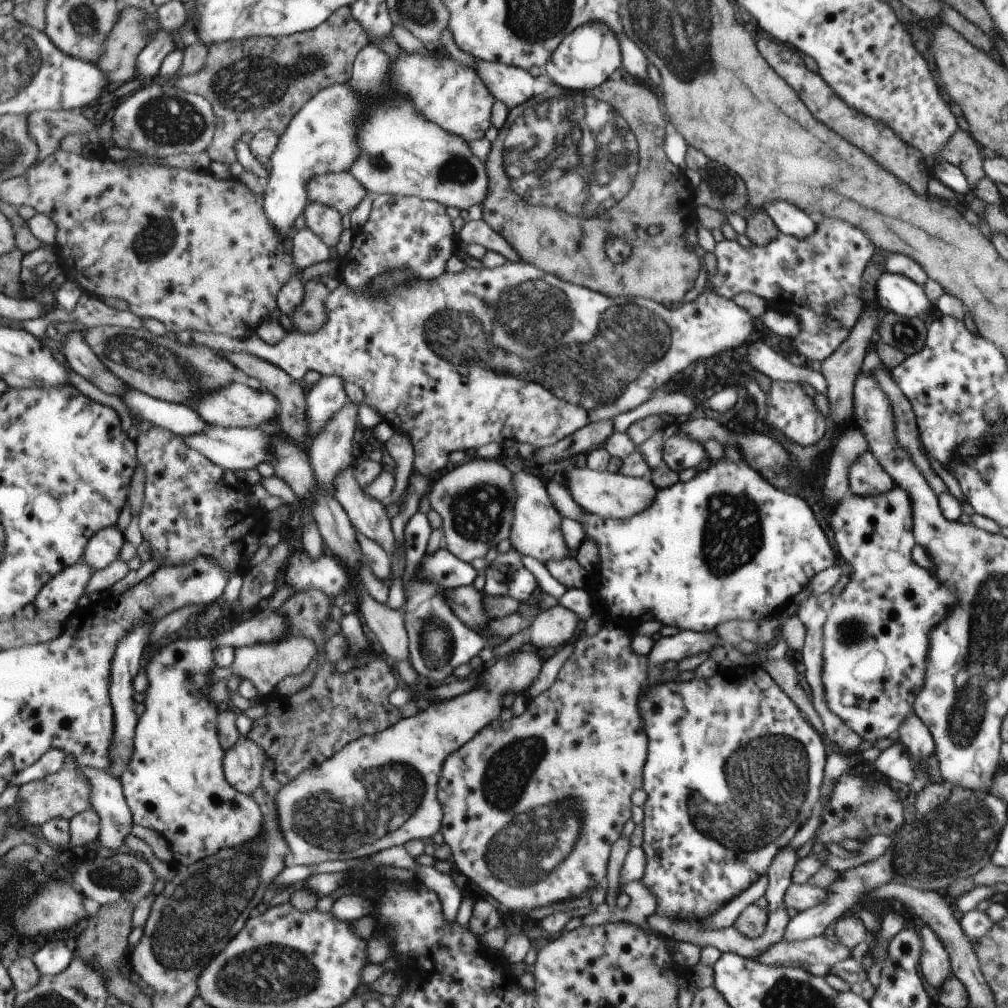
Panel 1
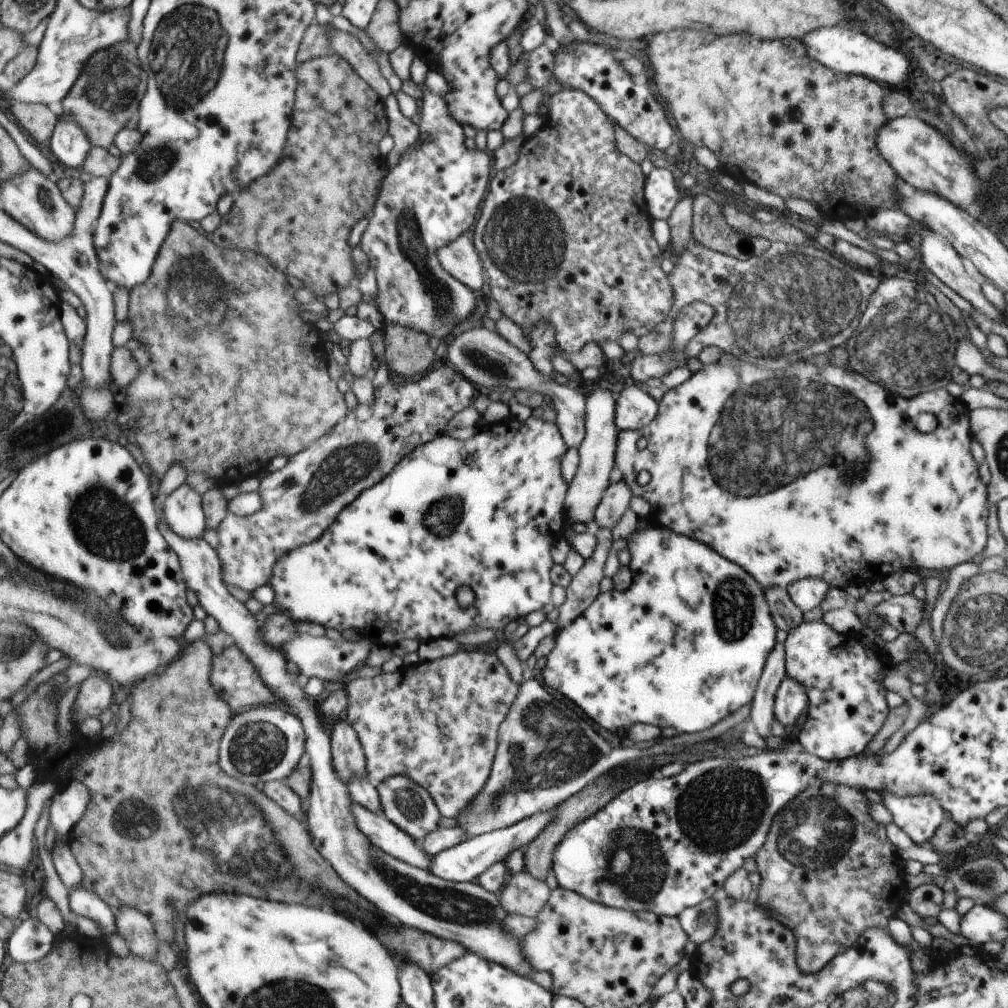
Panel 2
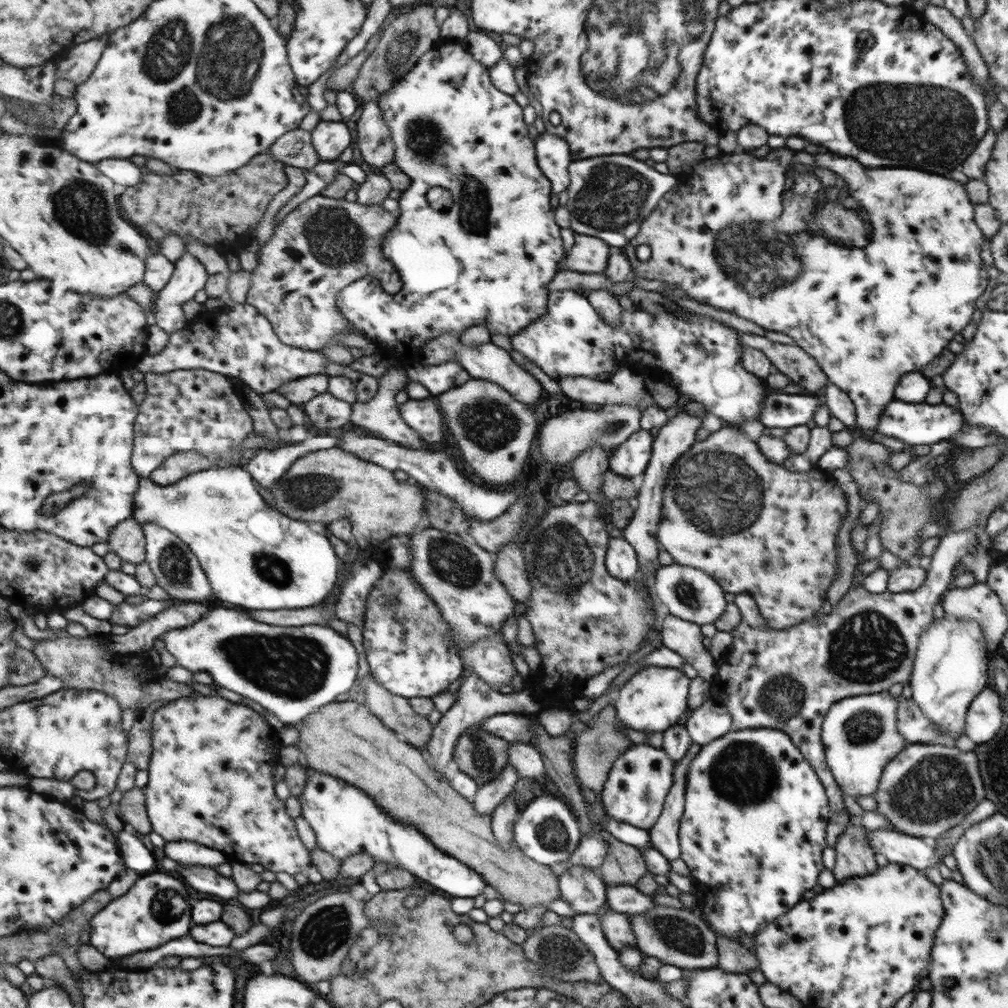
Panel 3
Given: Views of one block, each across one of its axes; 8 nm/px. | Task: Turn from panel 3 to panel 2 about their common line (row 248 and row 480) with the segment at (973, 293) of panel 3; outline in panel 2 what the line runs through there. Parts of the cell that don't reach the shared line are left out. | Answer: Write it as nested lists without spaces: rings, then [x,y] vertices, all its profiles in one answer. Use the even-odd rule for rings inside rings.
[[[719,361],[719,362],[717,362],[717,363],[712,363],[712,364],[709,364],[709,365],[704,365],[704,366],[703,366],[703,367],[702,367],[702,369],[701,369],[701,370],[700,370],[700,371],[698,371],[698,372],[697,372],[697,373],[694,373],[694,374],[692,374],[692,375],[691,375],[691,377],[690,377],[690,378],[689,378],[689,379],[686,379],[686,380],[685,380],[685,381],[684,381],[684,382],[683,382],[683,383],[682,383],[682,384],[681,384],[681,385],[680,385],[680,386],[677,386],[677,387],[676,387],[676,388],[673,388],[673,389],[668,389],[668,391],[667,391],[667,392],[665,392],[665,393],[664,393],[664,396],[663,396],[663,397],[662,397],[662,400],[661,400],[661,409],[660,409],[660,410],[659,410],[659,414],[658,414],[658,415],[657,415],[657,417],[656,417],[656,418],[655,418],[655,420],[654,420],[654,421],[652,421],[652,422],[651,422],[651,424],[650,424],[650,425],[648,425],[648,426],[645,426],[645,427],[644,427],[644,428],[641,428],[641,429],[636,429],[636,430],[627,430],[627,431],[619,431],[619,433],[618,433],[618,436],[617,436],[617,447],[616,447],[616,450],[615,450],[615,451],[616,451],[616,454],[615,454],[615,465],[616,465],[616,468],[618,468],[618,470],[620,470],[620,472],[622,472],[622,476],[623,476],[623,477],[622,477],[622,480],[624,480],[624,481],[625,481],[625,482],[626,482],[626,484],[627,484],[627,485],[628,485],[628,486],[629,486],[629,489],[630,489],[630,490],[631,490],[631,493],[632,493],[632,494],[633,494],[633,495],[634,495],[634,496],[641,496],[641,497],[643,497],[643,498],[644,498],[644,499],[645,499],[645,500],[647,500],[647,501],[649,501],[649,503],[650,503],[650,506],[651,506],[651,510],[650,510],[650,513],[649,513],[649,514],[650,514],[650,520],[651,520],[651,521],[652,521],[652,522],[653,522],[653,524],[654,524],[654,525],[657,525],[657,526],[660,526],[660,527],[664,527],[664,528],[669,528],[669,529],[670,529],[670,530],[673,530],[673,531],[674,531],[674,532],[675,532],[675,533],[676,533],[676,534],[681,534],[681,535],[688,535],[688,536],[689,536],[689,537],[690,537],[690,538],[695,538],[695,539],[698,539],[698,540],[699,540],[699,541],[700,541],[700,542],[703,542],[703,543],[706,543],[706,544],[707,544],[707,545],[708,545],[708,546],[709,546],[709,547],[712,547],[712,548],[713,548],[713,549],[714,549],[714,550],[716,550],[716,552],[717,552],[717,553],[720,553],[720,554],[721,554],[721,555],[722,555],[722,556],[723,556],[723,557],[724,557],[724,558],[727,558],[727,559],[728,559],[728,560],[729,560],[729,561],[732,561],[732,562],[735,562],[735,563],[738,563],[738,564],[739,564],[739,565],[740,565],[740,566],[741,566],[741,567],[744,567],[744,568],[745,568],[745,569],[746,569],[746,570],[748,570],[748,572],[749,572],[749,573],[750,573],[750,574],[752,574],[752,576],[753,576],[753,577],[754,577],[754,578],[756,578],[756,580],[757,580],[757,581],[758,581],[758,582],[760,582],[760,586],[763,586],[763,587],[764,587],[764,588],[765,588],[765,589],[767,589],[767,588],[768,588],[768,587],[773,587],[773,586],[777,586],[777,587],[782,587],[782,588],[786,588],[786,587],[787,587],[787,586],[788,586],[788,585],[792,585],[792,584],[793,584],[793,583],[795,583],[795,582],[796,582],[796,581],[799,581],[799,580],[800,580],[800,579],[807,579],[807,578],[808,578],[808,577],[810,577],[810,578],[817,578],[817,579],[820,579],[820,580],[823,580],[823,581],[824,581],[824,582],[825,582],[825,583],[826,583],[826,584],[827,584],[827,585],[828,585],[828,586],[829,586],[829,587],[836,587],[836,588],[841,588],[841,589],[844,589],[844,588],[845,588],[845,587],[846,587],[846,586],[848,586],[848,585],[849,585],[849,584],[865,584],[865,585],[866,585],[866,583],[867,583],[867,582],[868,582],[868,581],[871,581],[871,582],[874,582],[874,581],[876,581],[876,580],[880,580],[880,581],[881,581],[881,582],[882,582],[882,581],[883,581],[883,580],[884,580],[884,579],[885,579],[885,578],[886,578],[886,577],[887,577],[887,576],[890,576],[890,575],[891,575],[891,574],[894,574],[894,573],[895,573],[895,572],[898,572],[898,571],[917,571],[917,572],[918,572],[918,570],[919,570],[919,569],[920,569],[920,570],[921,570],[921,569],[924,569],[924,568],[932,568],[932,570],[938,570],[938,572],[944,572],[944,573],[945,573],[945,575],[946,575],[946,574],[947,574],[947,573],[948,573],[948,572],[949,572],[949,570],[950,570],[950,569],[951,569],[951,568],[954,568],[954,566],[958,566],[958,564],[962,564],[962,562],[968,562],[968,561],[974,561],[974,556],[976,556],[976,554],[980,554],[980,552],[982,552],[982,550],[984,550],[984,546],[986,546],[986,520],[988,520],[988,499],[989,499],[989,496],[986,496],[986,485],[985,485],[985,484],[984,484],[984,483],[983,483],[983,480],[980,480],[980,477],[981,477],[981,476],[980,476],[980,474],[978,474],[978,464],[976,464],[976,462],[974,462],[974,458],[972,458],[972,450],[970,450],[970,442],[972,442],[972,438],[970,438],[970,429],[971,429],[971,424],[968,424],[968,406],[967,406],[967,404],[964,404],[964,402],[962,402],[962,400],[958,400],[958,397],[956,397],[956,398],[954,398],[954,396],[950,396],[950,394],[948,394],[948,392],[946,392],[946,388],[941,388],[941,389],[936,389],[936,390],[933,390],[933,391],[928,391],[928,392],[925,392],[925,393],[920,393],[920,394],[919,394],[919,395],[916,395],[916,396],[915,396],[915,397],[910,397],[910,398],[906,398],[906,397],[903,397],[903,396],[902,396],[902,395],[897,395],[897,394],[896,394],[896,393],[892,393],[892,392],[890,392],[890,391],[889,391],[889,390],[888,390],[888,389],[887,389],[887,388],[886,388],[886,387],[885,387],[885,386],[882,386],[882,385],[881,385],[881,384],[880,384],[880,383],[875,383],[875,382],[872,382],[872,381],[869,381],[869,380],[868,380],[868,379],[867,379],[867,378],[866,378],[866,377],[865,377],[865,376],[864,376],[864,375],[863,375],[863,374],[860,374],[860,373],[859,373],[859,372],[856,372],[856,371],[854,371],[854,370],[852,370],[852,369],[850,369],[850,368],[846,368],[846,369],[845,369],[845,368],[844,368],[844,367],[842,367],[842,368],[838,368],[838,366],[824,366],[824,368],[822,368],[822,370],[820,370],[820,374],[819,374],[819,369],[818,369],[818,368],[817,368],[817,367],[816,367],[816,366],[815,366],[815,365],[813,365],[813,364],[806,364],[806,363],[805,363],[805,362],[804,362],[804,366],[803,366],[803,365],[800,365],[800,367],[799,367],[799,368],[795,368],[795,367],[792,367],[792,366],[791,366],[791,364],[790,364],[790,366],[788,366],[788,368],[787,368],[787,370],[786,370],[786,371],[785,371],[785,374],[784,374],[784,372],[772,372],[772,370],[768,370],[768,368],[760,368],[760,365],[759,365],[759,364],[756,364],[756,365],[755,365],[755,366],[748,366],[748,364],[747,364],[747,365],[746,365],[746,366],[738,366],[738,365],[737,365],[737,364],[734,364],[734,363],[732,363],[732,361],[724,361],[724,362],[720,362],[720,361]],[[922,412],[931,412],[931,413],[932,413],[932,414],[935,414],[935,415],[936,415],[936,418],[937,418],[937,421],[938,421],[938,426],[937,426],[937,428],[936,428],[936,429],[935,429],[935,430],[934,430],[934,431],[932,431],[932,432],[930,432],[930,434],[922,434],[922,432],[918,432],[918,429],[916,429],[916,422],[915,422],[915,421],[916,421],[916,420],[917,420],[917,415],[918,415],[918,414],[922,414]],[[858,429],[866,429],[866,430],[867,430],[867,431],[866,431],[866,432],[862,432],[862,433],[866,433],[866,434],[867,434],[867,433],[868,433],[868,438],[866,438],[866,446],[868,446],[868,455],[867,455],[867,453],[866,453],[866,452],[867,452],[867,451],[866,451],[866,450],[867,450],[867,449],[866,449],[866,447],[865,447],[865,440],[864,440],[864,434],[861,434],[861,433],[856,433],[856,432],[858,432]],[[640,438],[646,438],[646,440],[648,440],[648,445],[647,445],[647,446],[646,446],[646,448],[644,448],[644,450],[639,450],[639,449],[638,449],[638,440],[640,440]],[[849,450],[863,450],[863,452],[862,452],[862,453],[861,453],[861,455],[860,455],[860,456],[858,456],[858,457],[857,457],[857,458],[856,458],[856,456],[853,456],[853,455],[854,455],[854,454],[853,454],[853,453],[850,453],[850,454],[844,454],[844,452],[851,452],[851,451],[849,451]],[[840,456],[842,456],[842,457],[843,457],[843,458],[844,458],[844,459],[845,459],[845,462],[846,462],[846,463],[847,463],[847,464],[848,464],[848,465],[850,465],[850,467],[851,467],[851,468],[852,468],[852,469],[854,469],[854,470],[856,470],[856,471],[861,471],[861,470],[862,470],[862,469],[863,469],[863,468],[864,468],[864,467],[865,467],[865,466],[866,466],[866,465],[867,465],[867,463],[868,463],[868,462],[870,462],[870,464],[868,464],[868,470],[864,470],[864,474],[862,474],[862,476],[864,476],[864,482],[862,482],[862,480],[860,480],[860,476],[854,476],[854,478],[848,478],[848,476],[846,476],[846,468],[844,468],[844,466],[842,466],[842,464],[836,464],[836,466],[832,466],[832,464],[834,464],[834,460],[836,460],[836,458],[840,458]],[[642,470],[647,470],[647,471],[648,471],[648,472],[649,472],[649,473],[650,473],[650,474],[651,474],[651,480],[650,480],[650,482],[648,482],[648,484],[646,484],[646,485],[645,485],[645,486],[639,486],[639,485],[638,485],[638,482],[637,482],[637,481],[636,481],[636,476],[638,476],[638,473],[639,473],[639,472],[642,472]]]

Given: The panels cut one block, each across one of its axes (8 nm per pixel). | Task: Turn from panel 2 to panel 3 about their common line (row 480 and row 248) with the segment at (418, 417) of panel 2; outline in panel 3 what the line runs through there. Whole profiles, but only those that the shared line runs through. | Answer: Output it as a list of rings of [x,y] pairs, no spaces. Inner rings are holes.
[[[324,195],[303,202],[277,226],[272,238],[260,249],[259,265],[253,273],[248,303],[256,305],[275,325],[284,344],[294,348],[319,351],[331,344],[343,344],[345,336],[362,335],[355,324],[343,315],[340,296],[358,279],[374,275],[389,293],[403,287],[399,270],[384,255],[384,238],[395,228],[397,216],[378,205],[363,205],[358,201],[334,199]]]

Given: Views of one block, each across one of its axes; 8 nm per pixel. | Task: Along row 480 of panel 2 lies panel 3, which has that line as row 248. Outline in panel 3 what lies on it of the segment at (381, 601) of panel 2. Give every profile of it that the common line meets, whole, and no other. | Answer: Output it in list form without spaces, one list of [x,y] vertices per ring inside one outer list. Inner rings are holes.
[[[442,42],[437,43],[431,51],[428,51],[419,60],[419,63],[415,64],[415,69],[394,84],[394,87],[387,94],[380,96],[378,103],[382,109],[382,117],[392,134],[391,139],[395,150],[393,163],[397,164],[411,180],[410,186],[402,191],[402,195],[397,200],[400,209],[397,223],[394,230],[384,238],[382,246],[384,255],[399,270],[403,279],[403,287],[396,294],[392,294],[383,288],[374,275],[358,279],[340,296],[343,315],[351,320],[351,324],[355,324],[355,328],[358,328],[364,337],[374,340],[382,351],[399,361],[403,368],[418,364],[421,360],[422,346],[428,340],[447,332],[453,332],[460,336],[467,328],[476,324],[487,328],[490,335],[502,334],[502,336],[510,337],[518,334],[531,322],[542,318],[548,312],[547,304],[550,302],[548,284],[556,276],[558,265],[565,263],[567,254],[560,237],[561,228],[555,220],[555,209],[550,205],[551,180],[544,172],[540,172],[539,164],[536,164],[537,156],[534,156],[534,142],[528,136],[528,126],[522,120],[522,108],[514,102],[512,96],[492,86],[489,70],[471,56],[470,50],[467,50],[463,43],[446,45]],[[436,186],[450,192],[450,196],[454,198],[452,206],[439,210],[432,208],[431,202],[426,199],[426,194],[428,194],[428,190],[432,190]]]

